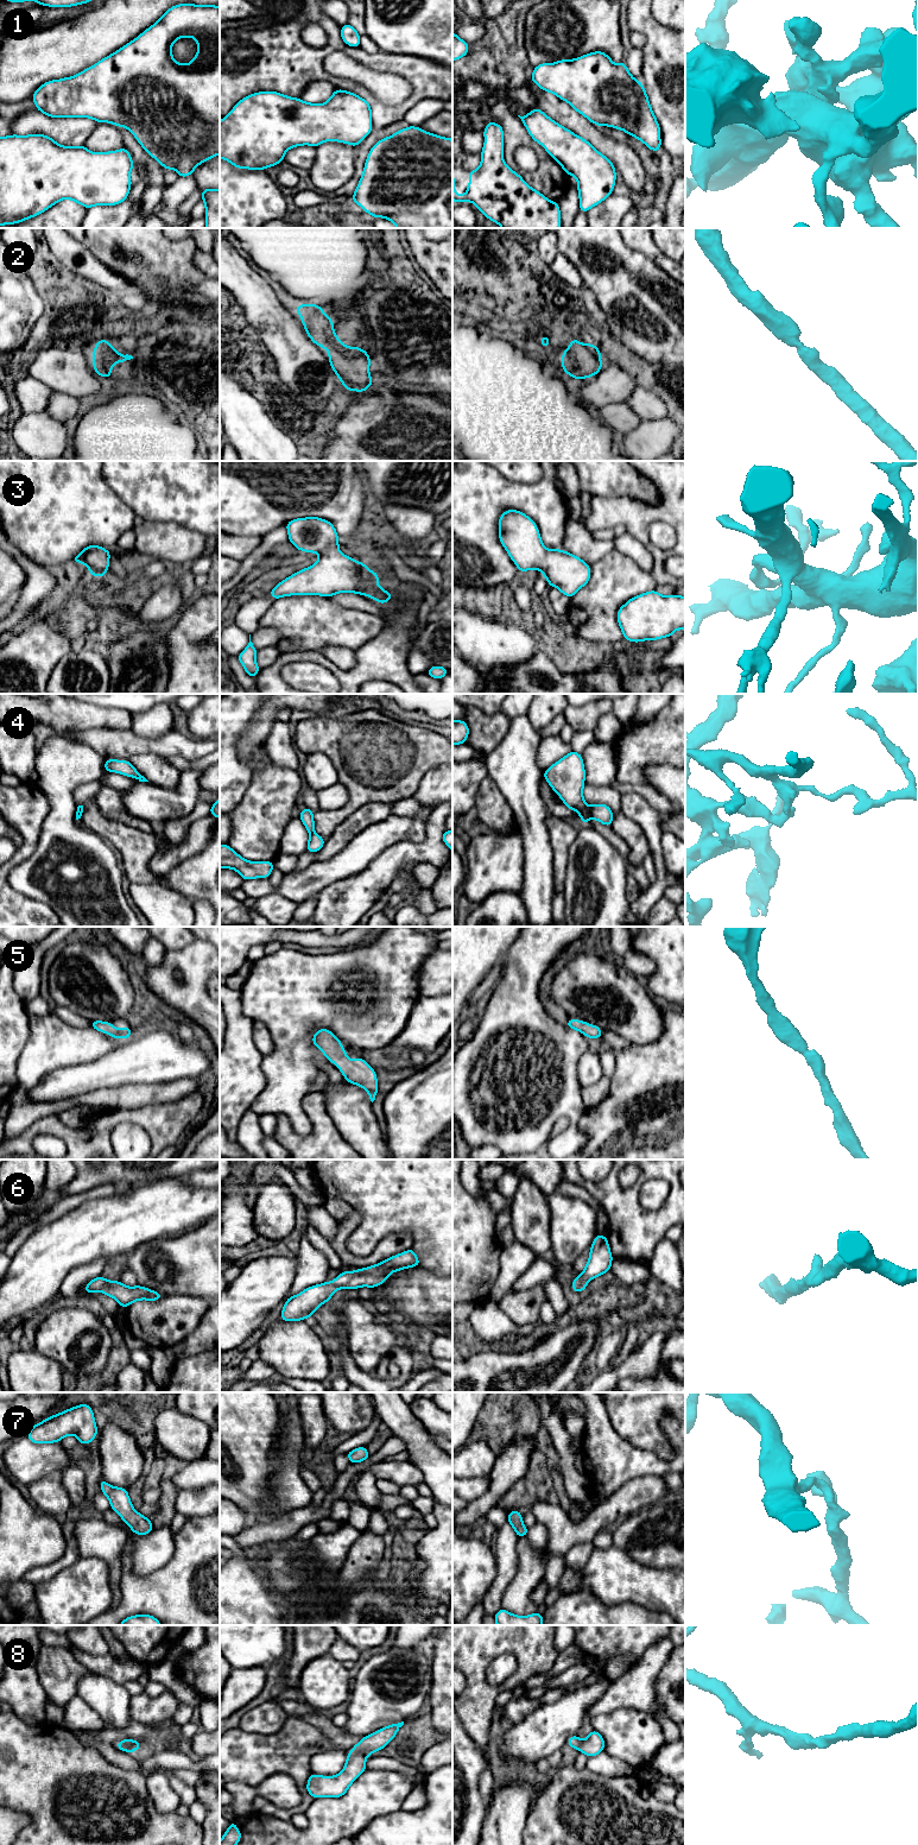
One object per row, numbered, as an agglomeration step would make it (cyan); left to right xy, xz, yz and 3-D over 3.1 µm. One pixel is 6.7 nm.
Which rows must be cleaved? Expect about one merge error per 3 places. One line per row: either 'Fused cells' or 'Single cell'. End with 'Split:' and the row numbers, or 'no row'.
1: Single cell
2: Single cell
3: Single cell
4: Fused cells
5: Single cell
6: Single cell
7: Single cell
8: Single cell
Split: 4

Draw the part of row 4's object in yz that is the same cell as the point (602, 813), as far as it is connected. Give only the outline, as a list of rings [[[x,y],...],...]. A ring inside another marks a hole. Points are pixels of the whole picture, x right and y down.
[[[594,804],[590,807],[591,819],[600,821],[602,824],[610,827],[613,822],[614,813],[607,804]]]

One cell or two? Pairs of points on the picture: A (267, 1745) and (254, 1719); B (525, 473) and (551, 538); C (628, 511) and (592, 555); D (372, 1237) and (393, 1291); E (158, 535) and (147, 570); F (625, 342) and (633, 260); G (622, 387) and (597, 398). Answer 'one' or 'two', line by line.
A: two
B: two
C: two
D: two
E: two
F: one
G: one

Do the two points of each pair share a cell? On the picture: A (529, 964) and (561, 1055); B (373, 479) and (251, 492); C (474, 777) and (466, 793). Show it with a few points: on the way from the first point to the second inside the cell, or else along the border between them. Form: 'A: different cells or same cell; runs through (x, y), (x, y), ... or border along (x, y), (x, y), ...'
A: same cell; runs through (529, 986), (529, 1023), (538, 1032)
B: different cells; border along (363, 479), (368, 494)
C: same cell; runs through (470, 781), (467, 784), (467, 789)

